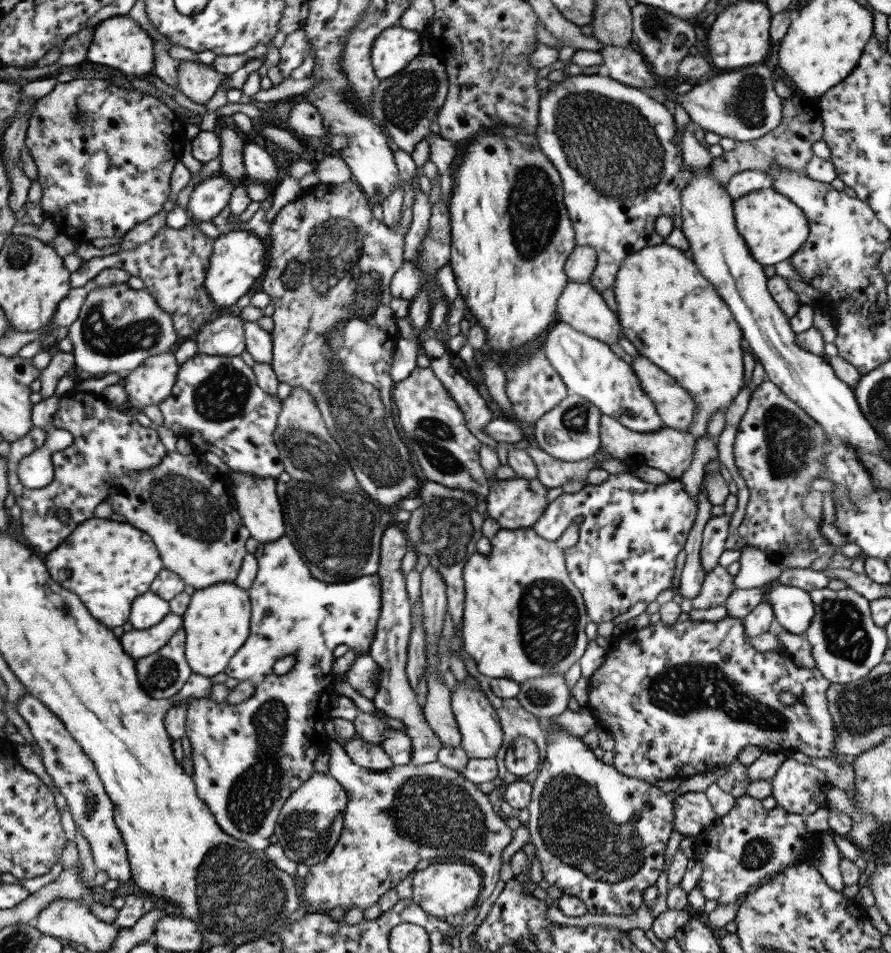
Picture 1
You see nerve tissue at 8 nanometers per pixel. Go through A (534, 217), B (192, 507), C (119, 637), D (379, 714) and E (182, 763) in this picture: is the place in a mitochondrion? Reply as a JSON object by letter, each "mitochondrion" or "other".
{"A":"mitochondrion","B":"mitochondrion","C":"other","D":"other","E":"other"}

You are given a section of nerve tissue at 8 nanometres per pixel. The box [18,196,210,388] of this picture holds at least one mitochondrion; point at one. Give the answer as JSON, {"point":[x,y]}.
{"point":[140,334]}

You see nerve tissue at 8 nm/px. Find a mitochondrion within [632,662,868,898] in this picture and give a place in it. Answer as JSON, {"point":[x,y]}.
{"point":[756,854]}

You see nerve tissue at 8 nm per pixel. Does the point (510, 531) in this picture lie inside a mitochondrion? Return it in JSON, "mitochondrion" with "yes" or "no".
{"mitochondrion":"no"}

